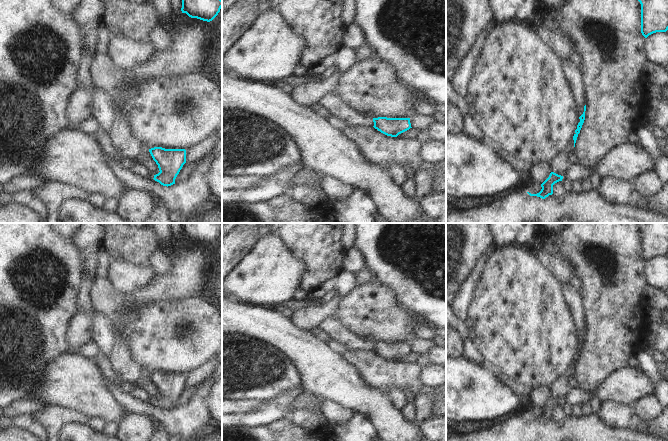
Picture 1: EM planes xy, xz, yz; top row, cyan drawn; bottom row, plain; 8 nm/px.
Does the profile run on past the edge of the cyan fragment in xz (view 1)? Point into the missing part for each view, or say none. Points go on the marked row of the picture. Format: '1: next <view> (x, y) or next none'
1: next none

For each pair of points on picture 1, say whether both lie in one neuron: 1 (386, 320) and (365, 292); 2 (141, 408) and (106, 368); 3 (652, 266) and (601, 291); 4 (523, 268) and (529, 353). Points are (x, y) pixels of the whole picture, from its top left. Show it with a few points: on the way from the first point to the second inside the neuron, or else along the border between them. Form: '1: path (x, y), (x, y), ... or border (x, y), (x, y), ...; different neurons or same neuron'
1: path (379, 313), (365, 299); same neuron
2: border (105, 377), (118, 388); different neurons
3: border (644, 262), (644, 275), (648, 283); different neurons
4: path (523, 289), (523, 328), (526, 332); same neuron

